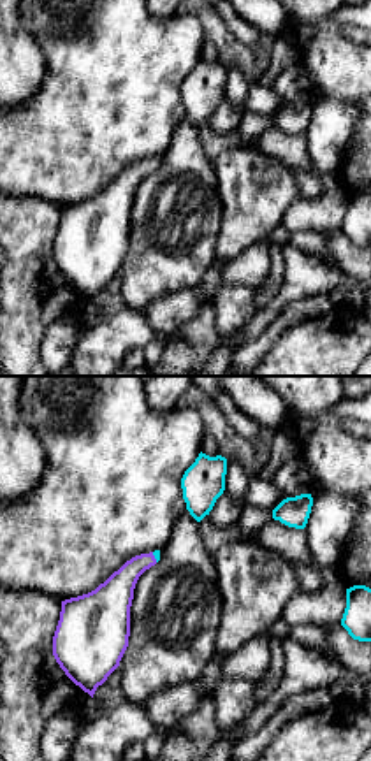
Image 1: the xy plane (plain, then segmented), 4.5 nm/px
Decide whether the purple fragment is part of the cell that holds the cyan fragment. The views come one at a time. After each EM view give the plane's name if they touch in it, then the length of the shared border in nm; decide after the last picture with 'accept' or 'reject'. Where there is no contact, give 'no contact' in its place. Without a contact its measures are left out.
contact in xy; length 50 nm

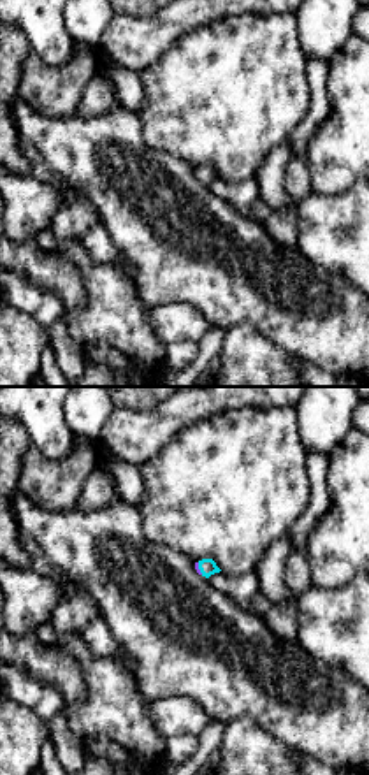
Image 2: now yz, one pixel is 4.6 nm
contact in yz; length 60 nm

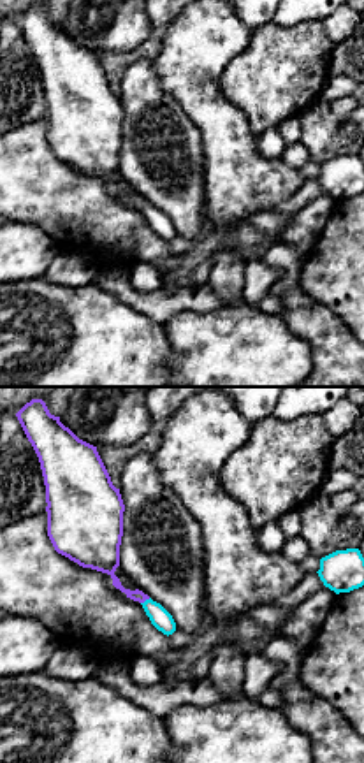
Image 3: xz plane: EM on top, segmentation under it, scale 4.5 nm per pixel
contact in xz; length 50 nm

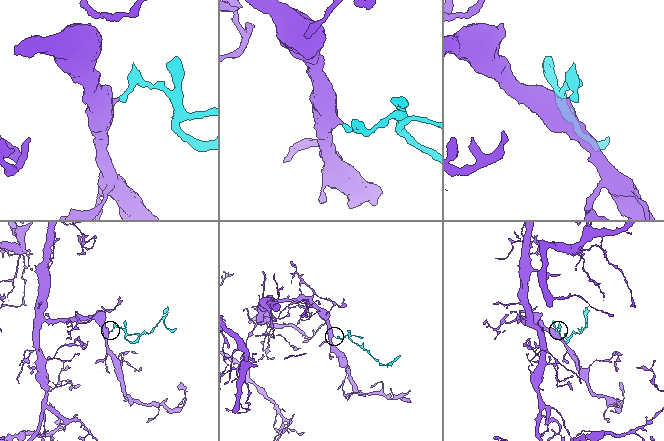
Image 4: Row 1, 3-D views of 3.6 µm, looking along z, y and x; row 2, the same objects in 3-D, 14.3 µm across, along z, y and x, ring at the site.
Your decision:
accept

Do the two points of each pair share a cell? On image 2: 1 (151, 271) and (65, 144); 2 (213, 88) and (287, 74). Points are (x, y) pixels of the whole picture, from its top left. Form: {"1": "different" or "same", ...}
{"1": "same", "2": "same"}

